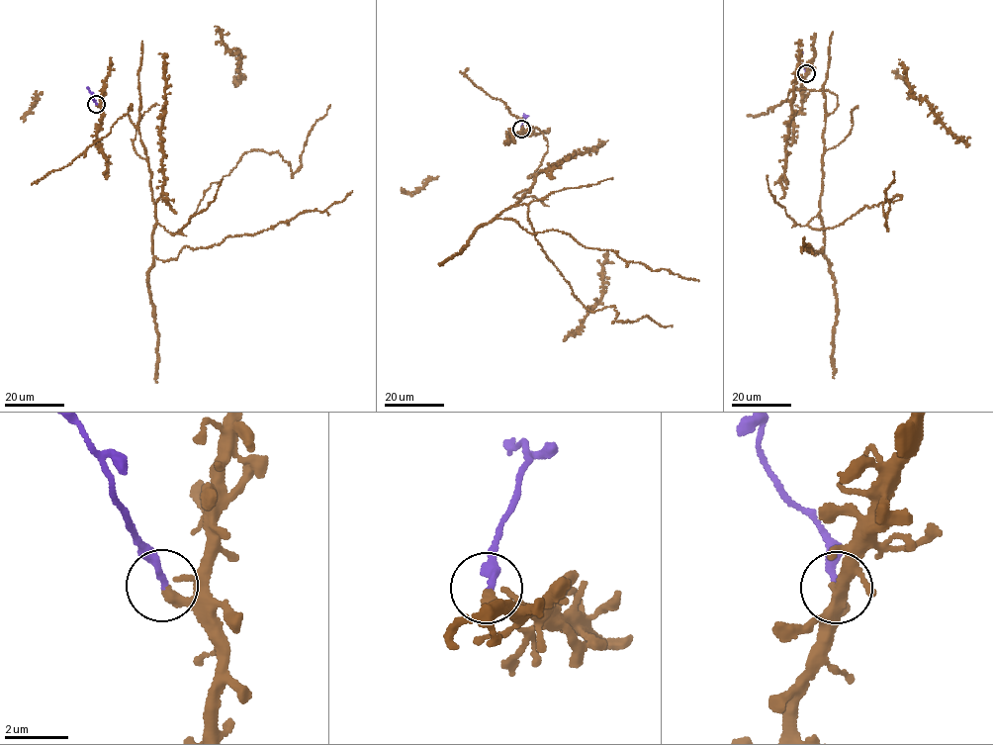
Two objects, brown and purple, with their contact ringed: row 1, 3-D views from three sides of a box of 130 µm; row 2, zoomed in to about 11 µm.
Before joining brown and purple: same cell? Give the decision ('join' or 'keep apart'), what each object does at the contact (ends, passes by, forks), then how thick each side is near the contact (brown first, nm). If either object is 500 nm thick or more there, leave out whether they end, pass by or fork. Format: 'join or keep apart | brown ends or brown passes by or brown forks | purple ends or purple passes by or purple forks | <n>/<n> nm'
keep apart | brown ends | purple ends | 340/200 nm

